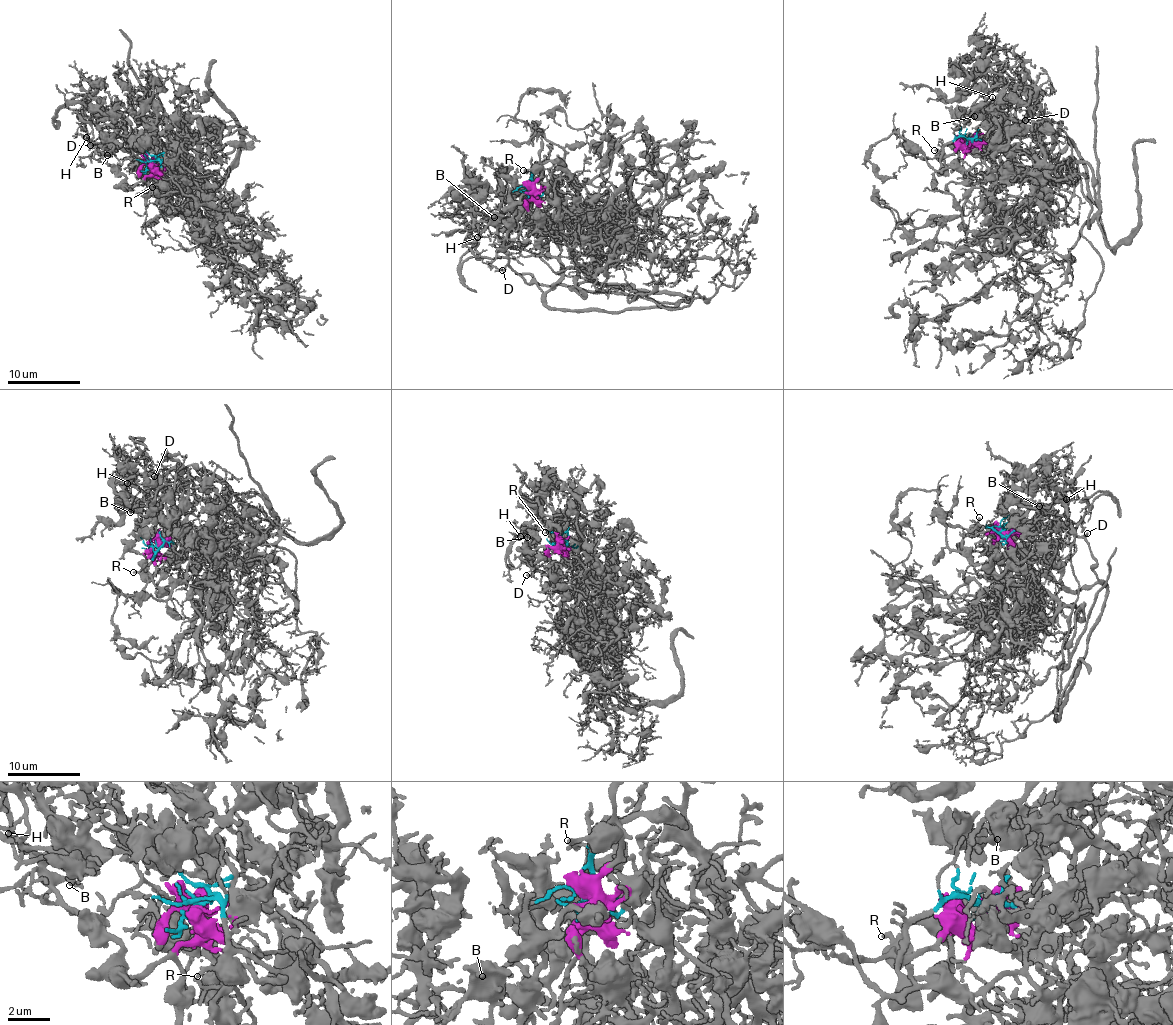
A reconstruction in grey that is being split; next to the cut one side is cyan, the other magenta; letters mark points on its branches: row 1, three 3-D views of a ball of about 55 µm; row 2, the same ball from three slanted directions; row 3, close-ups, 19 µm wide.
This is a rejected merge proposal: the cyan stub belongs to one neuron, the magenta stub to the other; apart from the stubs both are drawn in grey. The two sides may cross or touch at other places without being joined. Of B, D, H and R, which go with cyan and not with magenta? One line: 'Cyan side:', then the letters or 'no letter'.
Cyan side: R

